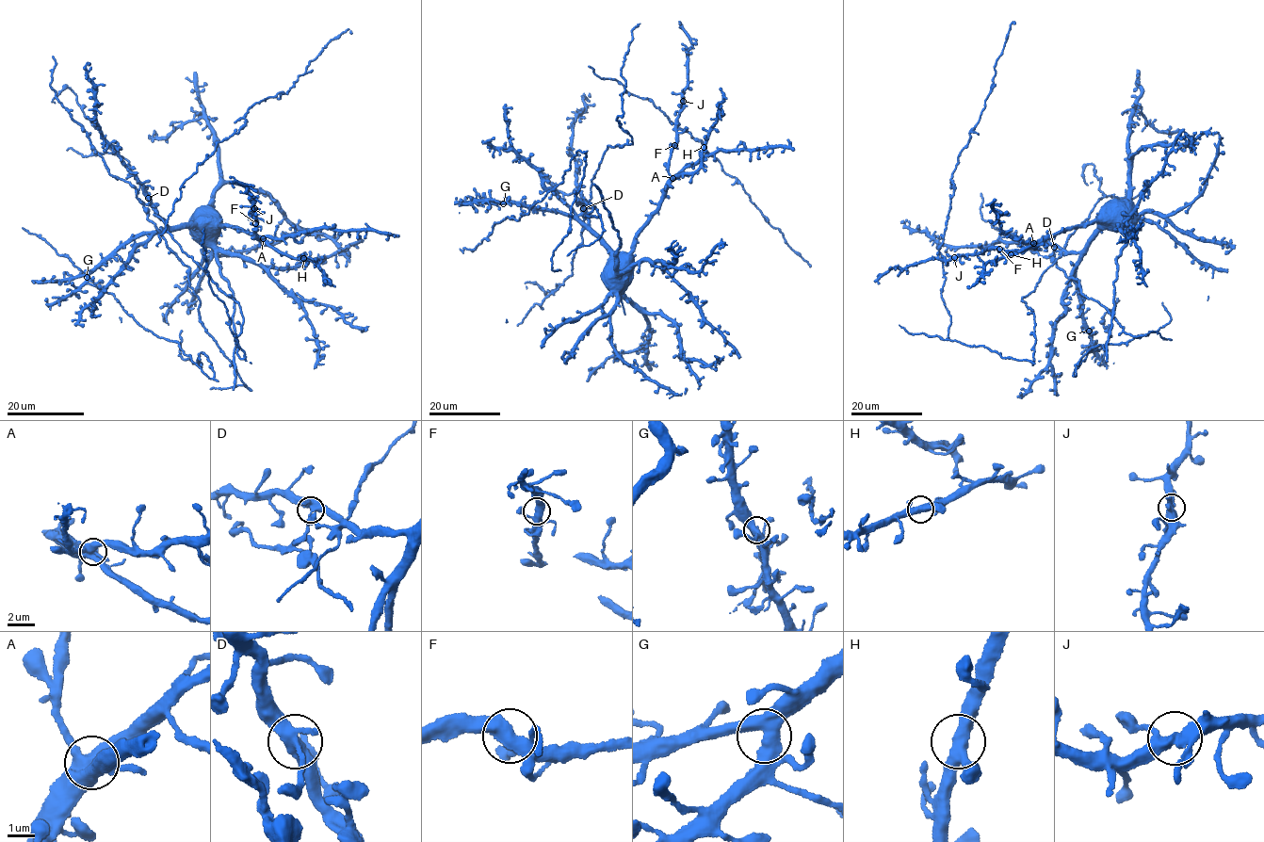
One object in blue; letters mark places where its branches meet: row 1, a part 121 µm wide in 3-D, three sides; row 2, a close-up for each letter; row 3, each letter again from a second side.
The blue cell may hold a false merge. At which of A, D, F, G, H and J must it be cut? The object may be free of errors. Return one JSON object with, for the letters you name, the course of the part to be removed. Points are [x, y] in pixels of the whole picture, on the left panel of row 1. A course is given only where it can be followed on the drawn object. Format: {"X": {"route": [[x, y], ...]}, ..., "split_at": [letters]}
{"split_at": []}

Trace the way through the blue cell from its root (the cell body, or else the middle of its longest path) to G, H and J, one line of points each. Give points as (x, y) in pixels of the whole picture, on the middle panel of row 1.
G: (623, 265), (572, 218), (559, 212), (503, 203)
H: (623, 265), (672, 180), (678, 174), (698, 170), (704, 147)
J: (623, 265), (640, 232), (654, 214), (669, 181), (671, 150), (675, 143), (676, 121), (683, 101)

